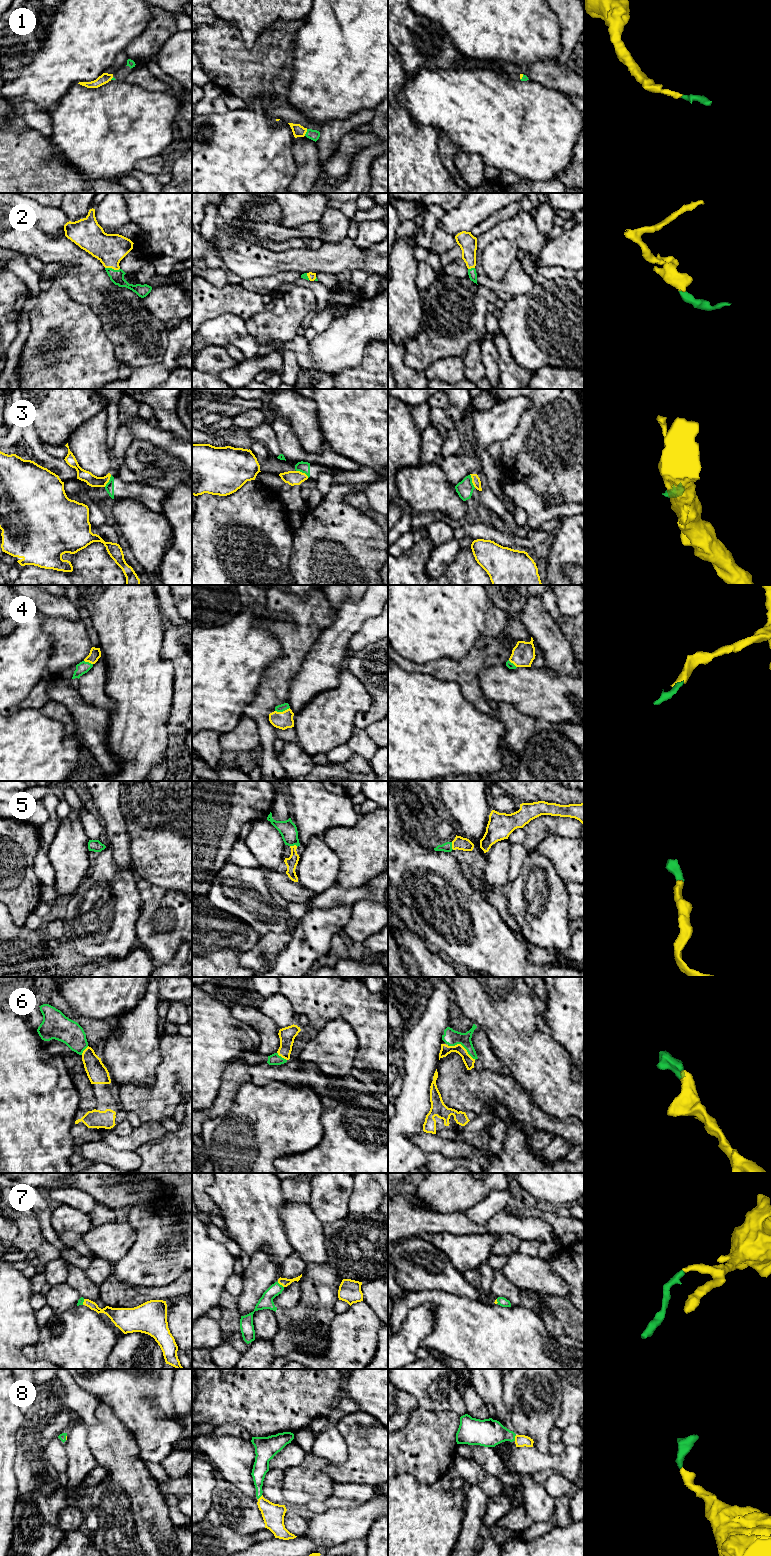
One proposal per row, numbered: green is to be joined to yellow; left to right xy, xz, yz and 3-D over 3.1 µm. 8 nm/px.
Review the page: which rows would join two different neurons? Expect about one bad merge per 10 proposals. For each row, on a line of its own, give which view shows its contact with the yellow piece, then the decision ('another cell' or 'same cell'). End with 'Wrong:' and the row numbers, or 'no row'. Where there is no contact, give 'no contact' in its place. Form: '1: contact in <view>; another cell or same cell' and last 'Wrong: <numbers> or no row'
1: contact in xz; same cell
2: contact in xy; same cell
3: contact in xz; another cell
4: contact in xz; same cell
5: contact in yz; same cell
6: contact in yz; same cell
7: contact in xz; same cell
8: contact in yz; same cell
Wrong: 3

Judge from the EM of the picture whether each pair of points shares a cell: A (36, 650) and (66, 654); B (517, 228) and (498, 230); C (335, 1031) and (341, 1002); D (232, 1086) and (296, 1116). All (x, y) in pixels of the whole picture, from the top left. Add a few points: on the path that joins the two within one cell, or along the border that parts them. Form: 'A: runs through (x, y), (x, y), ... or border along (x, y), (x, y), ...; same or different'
A: border along (43, 630), (52, 640), (52, 656), (47, 672); different
B: runs through (512, 229), (503, 230); same
C: border along (319, 1031), (330, 1021), (342, 1018), (355, 1033); different
D: border along (261, 1085), (253, 1083), (244, 1084), (227, 1110); different

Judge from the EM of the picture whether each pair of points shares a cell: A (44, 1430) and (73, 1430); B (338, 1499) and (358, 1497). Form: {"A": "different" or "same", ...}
{"A": "different", "B": "same"}

